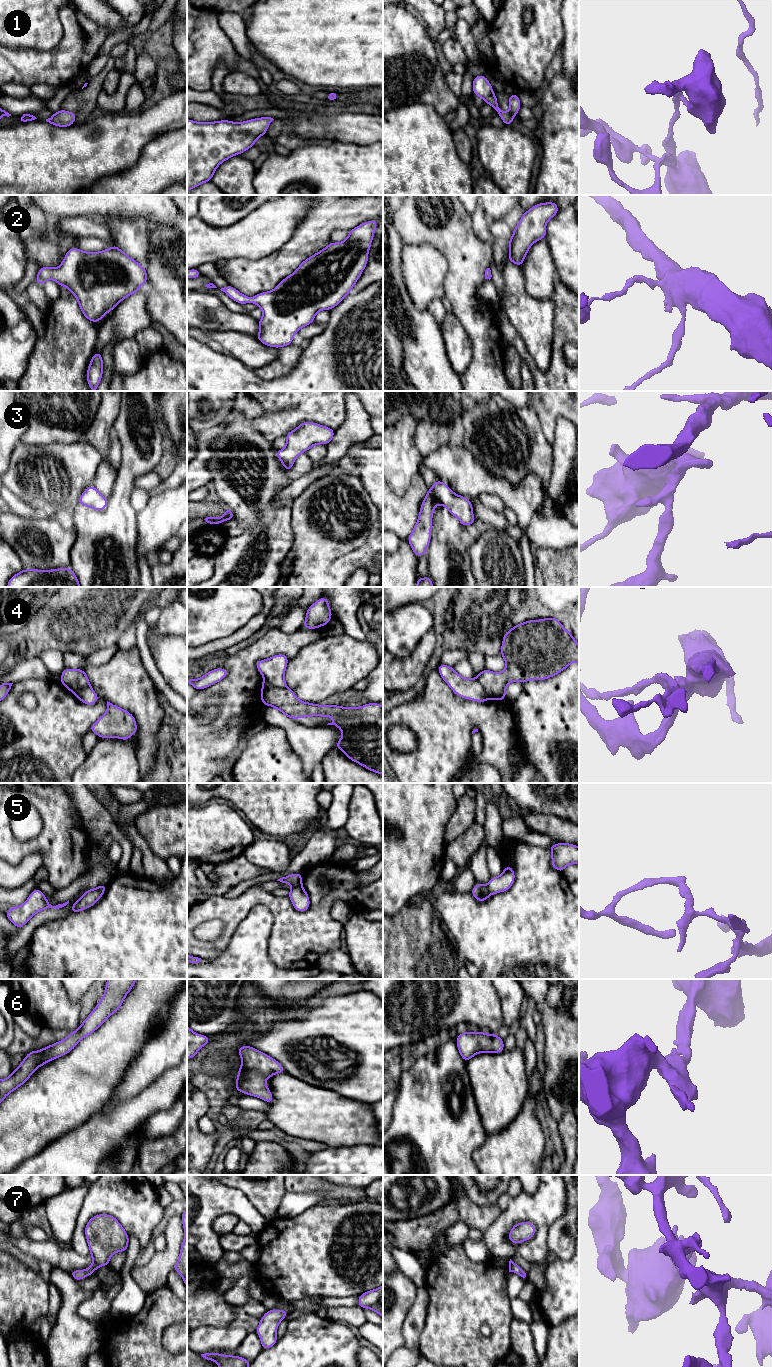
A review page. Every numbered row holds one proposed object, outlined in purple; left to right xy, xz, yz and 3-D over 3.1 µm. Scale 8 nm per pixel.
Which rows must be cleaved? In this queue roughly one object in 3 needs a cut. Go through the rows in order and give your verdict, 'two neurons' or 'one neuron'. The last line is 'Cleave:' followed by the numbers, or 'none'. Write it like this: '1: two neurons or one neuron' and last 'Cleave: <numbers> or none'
1: one neuron
2: one neuron
3: one neuron
4: two neurons
5: two neurons
6: one neuron
7: one neuron
Cleave: 4, 5

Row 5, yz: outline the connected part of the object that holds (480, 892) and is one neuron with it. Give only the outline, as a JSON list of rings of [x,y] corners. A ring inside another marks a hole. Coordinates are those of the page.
[[[476,883],[470,892],[479,902],[485,902],[490,896],[487,886]]]

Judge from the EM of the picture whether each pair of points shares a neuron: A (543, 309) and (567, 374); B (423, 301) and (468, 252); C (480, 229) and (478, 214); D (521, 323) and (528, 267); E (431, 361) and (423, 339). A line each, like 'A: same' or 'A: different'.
A: different
B: different
C: same
D: different
E: same

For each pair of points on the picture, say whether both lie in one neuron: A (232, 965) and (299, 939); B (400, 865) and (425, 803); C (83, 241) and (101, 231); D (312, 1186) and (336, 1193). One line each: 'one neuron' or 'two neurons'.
A: two neurons
B: one neuron
C: two neurons
D: one neuron

